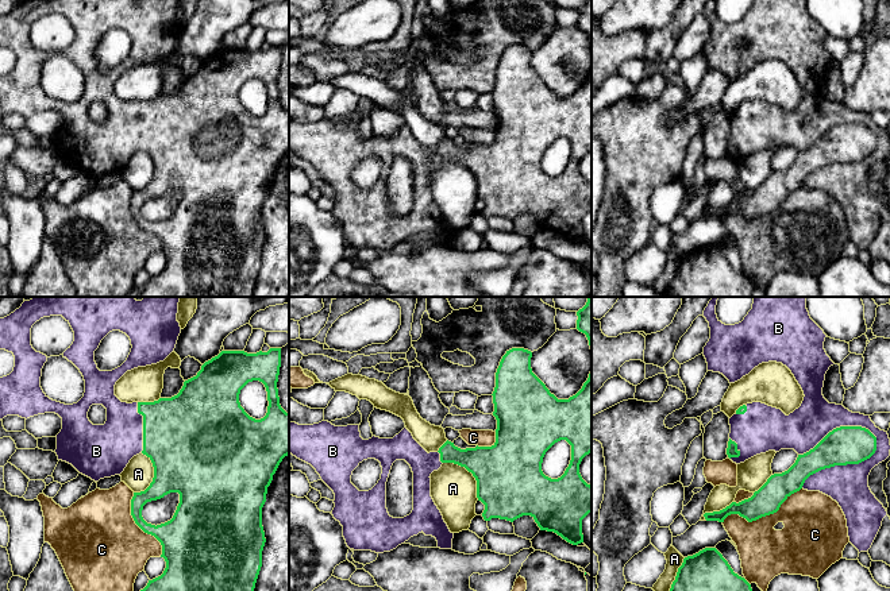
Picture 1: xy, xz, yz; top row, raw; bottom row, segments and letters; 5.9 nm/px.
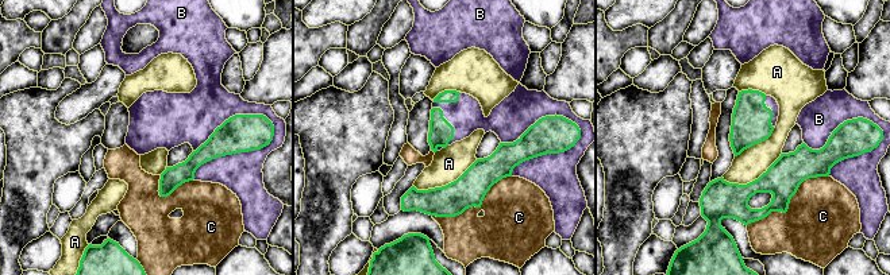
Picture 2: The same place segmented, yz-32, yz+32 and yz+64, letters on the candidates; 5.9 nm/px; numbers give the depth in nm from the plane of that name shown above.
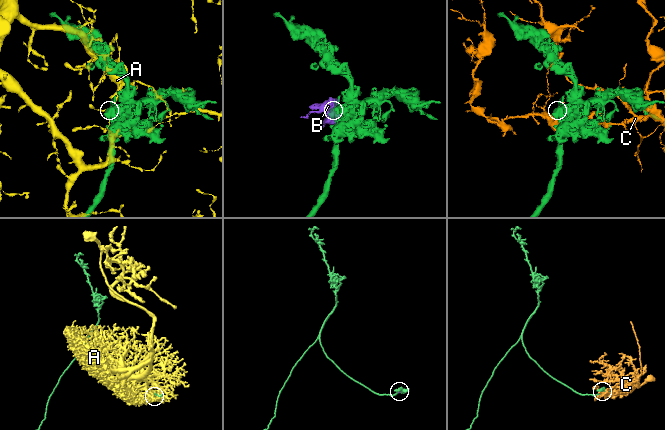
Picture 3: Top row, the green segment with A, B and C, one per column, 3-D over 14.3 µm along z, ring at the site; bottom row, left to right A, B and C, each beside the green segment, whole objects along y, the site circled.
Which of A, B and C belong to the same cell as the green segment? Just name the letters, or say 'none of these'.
B

